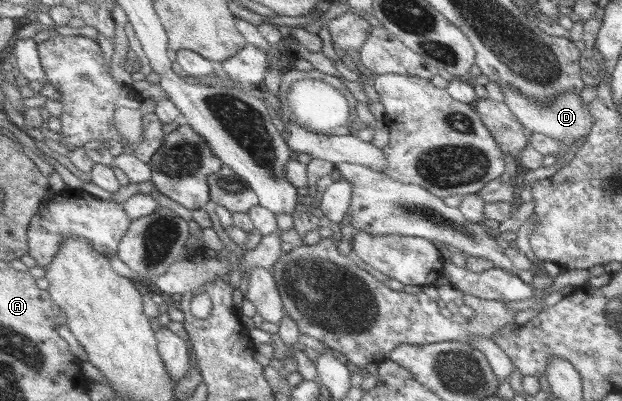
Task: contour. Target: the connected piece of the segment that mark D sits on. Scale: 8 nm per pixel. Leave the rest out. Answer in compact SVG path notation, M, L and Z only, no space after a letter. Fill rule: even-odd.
M499 85L499 88L500 92L504 95L504 105L512 111L514 117L519 119L520 124L528 133L542 133L544 137L550 137L550 139L554 139L554 141L560 143L560 154L556 156L557 162L555 165L546 168L540 167L535 171L523 171L524 181L522 189L524 189L524 187L528 187L528 185L531 184L533 185L536 181L551 177L560 169L558 163L564 158L572 145L574 145L577 140L581 138L586 139L588 137L588 133L592 131L592 125L594 125L594 118L592 118L592 114L590 114L590 104L582 103L580 95L572 92L564 92L564 94L556 96L550 104L540 106L540 104L532 102L530 98L526 98L524 94L520 94L518 90L514 90L514 87L511 87L511 85Z

